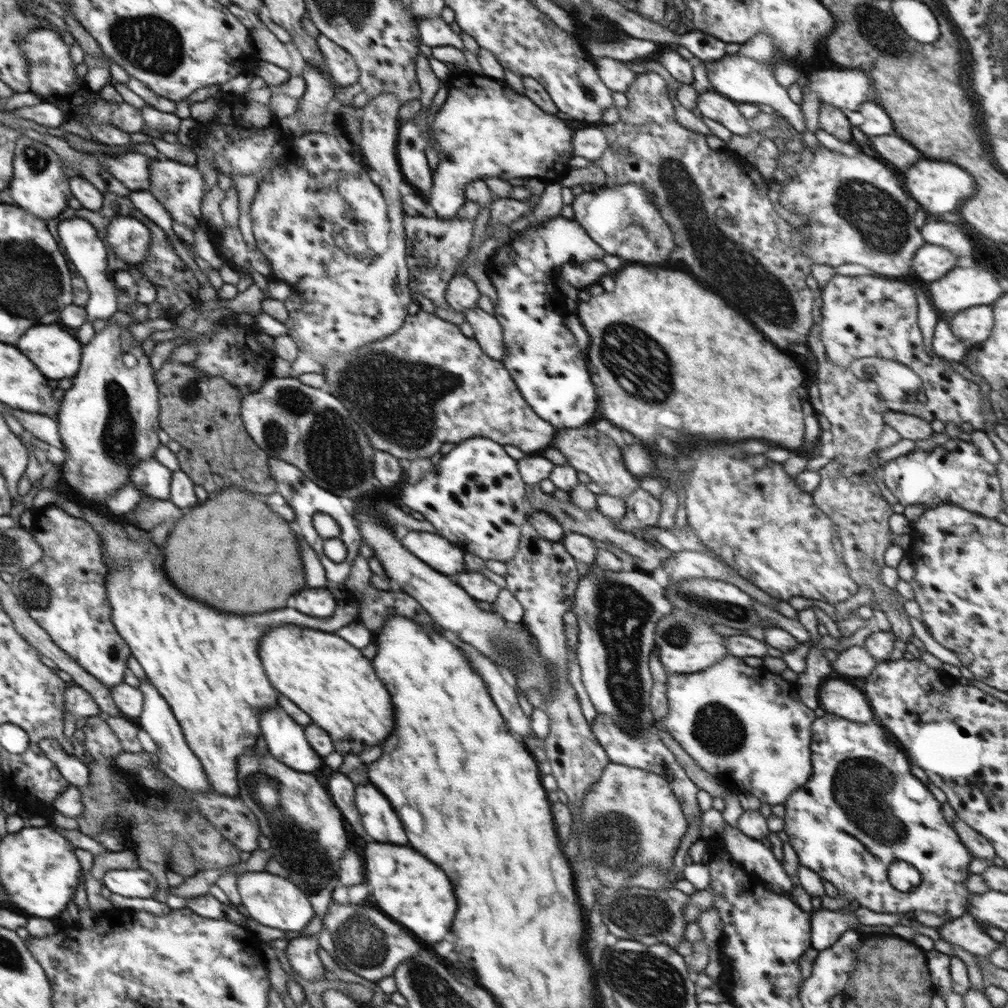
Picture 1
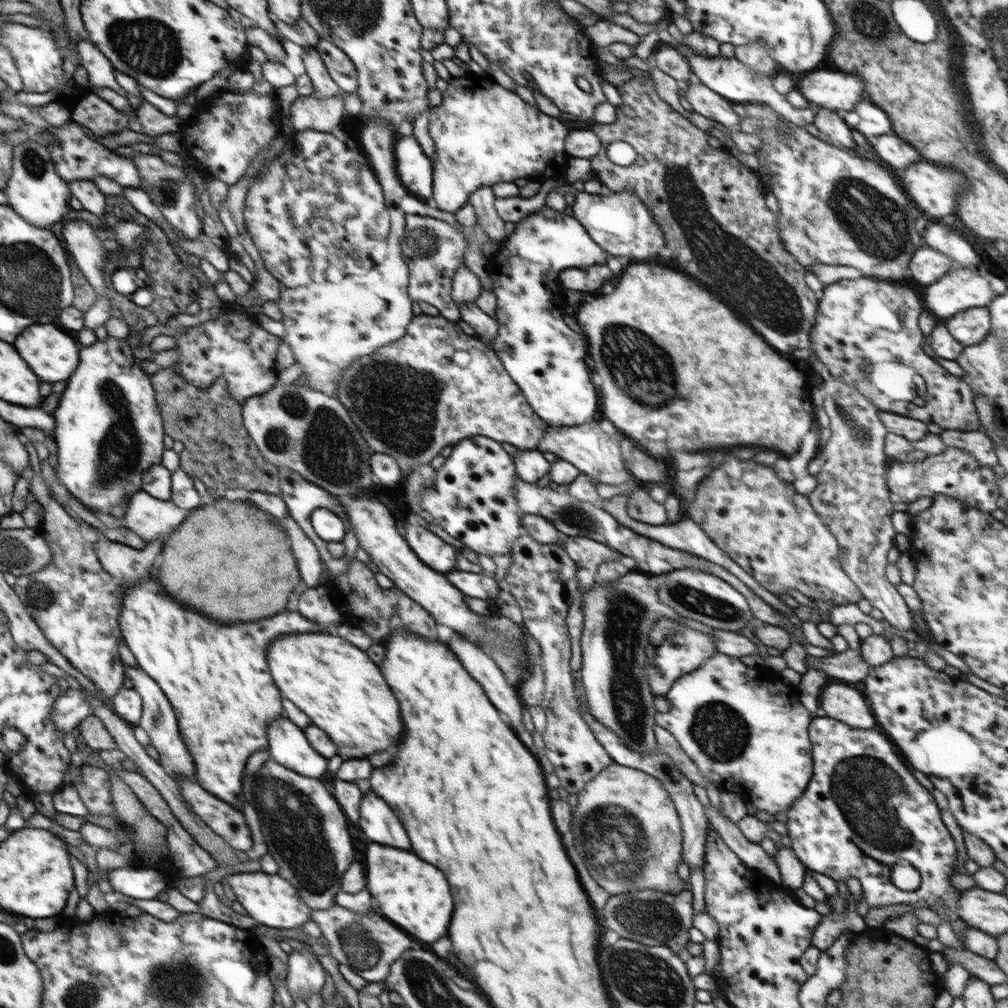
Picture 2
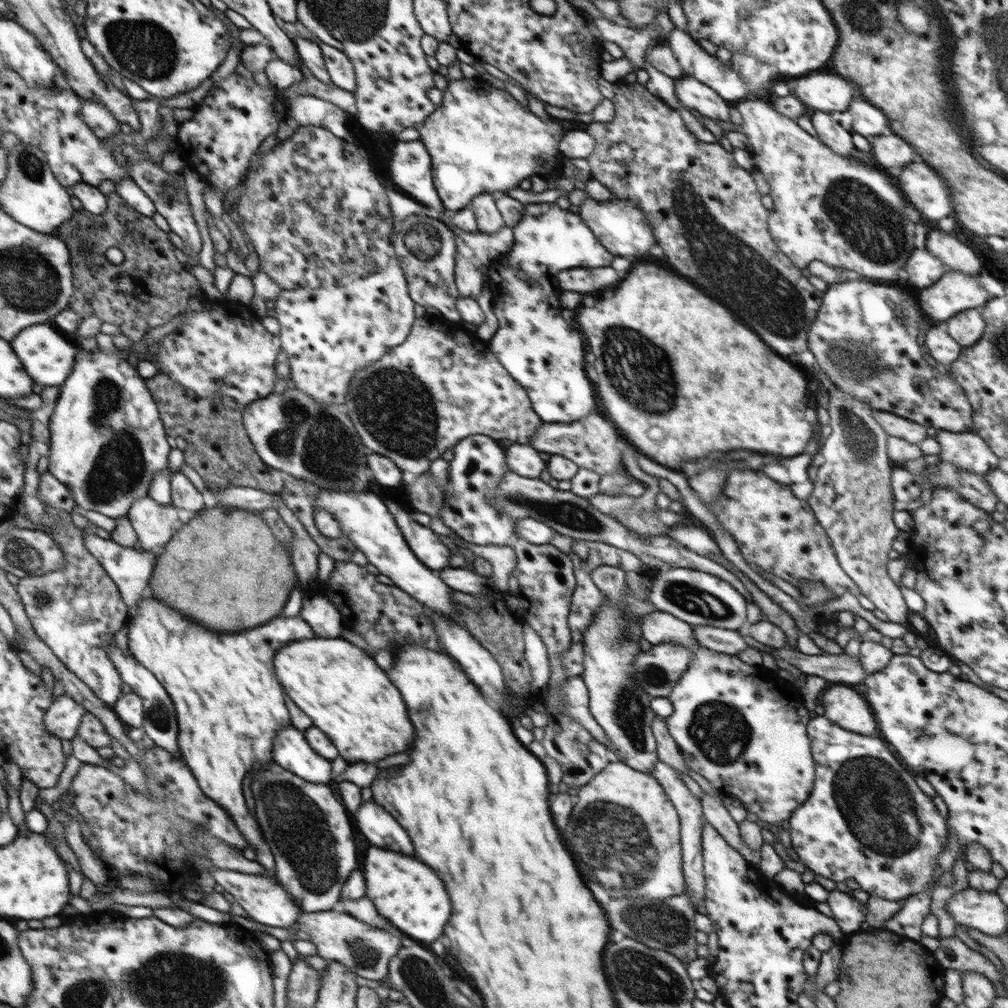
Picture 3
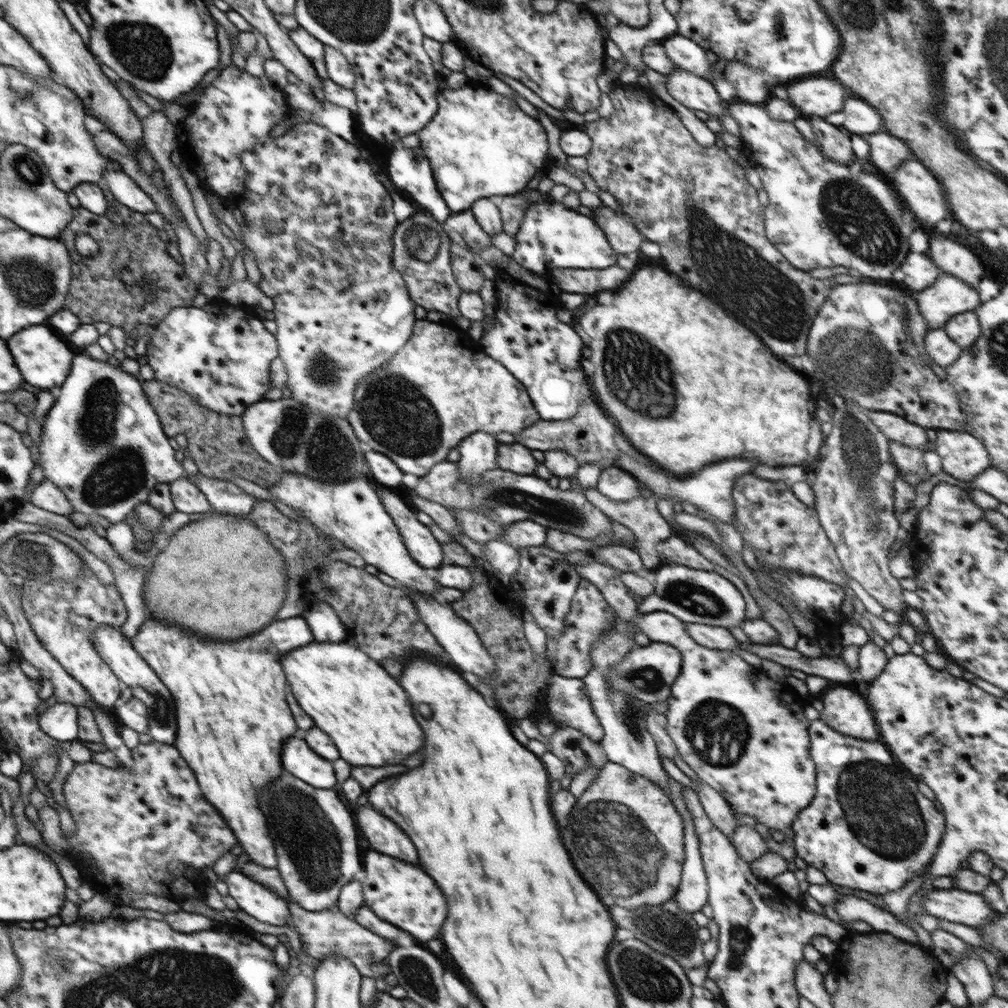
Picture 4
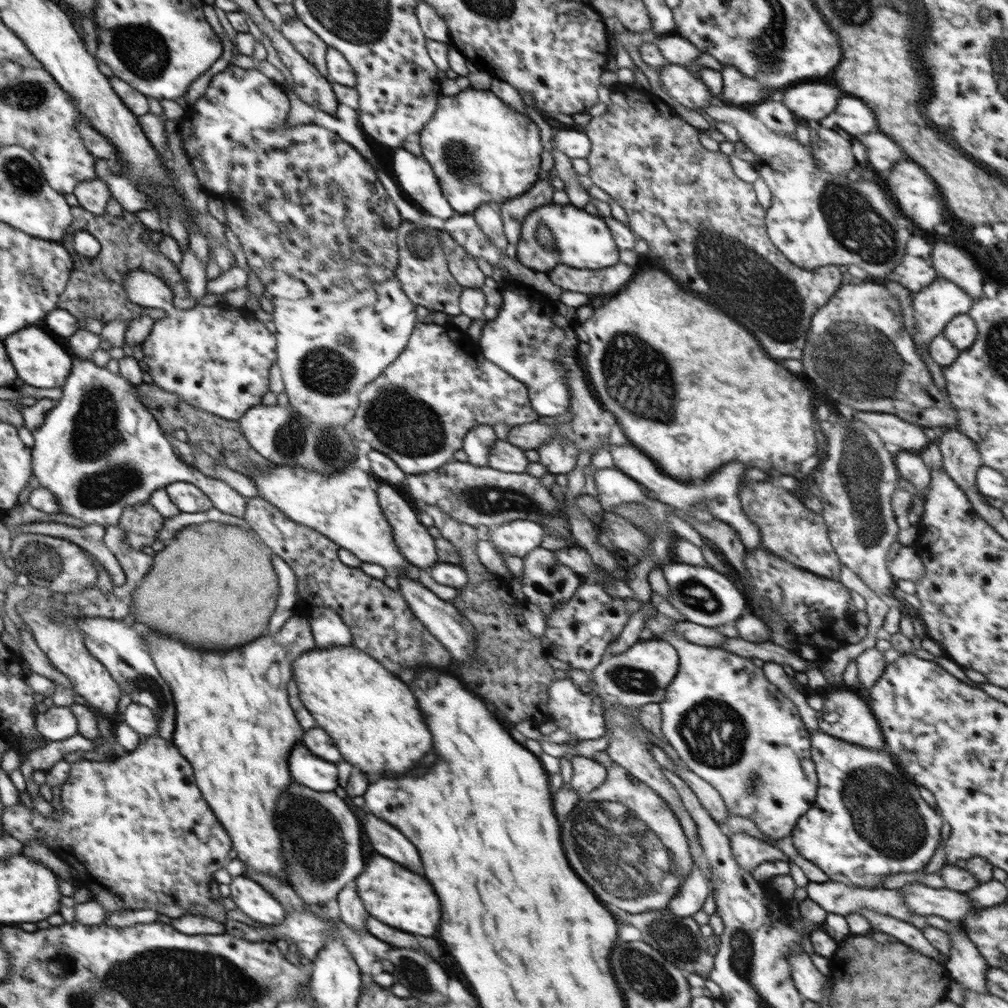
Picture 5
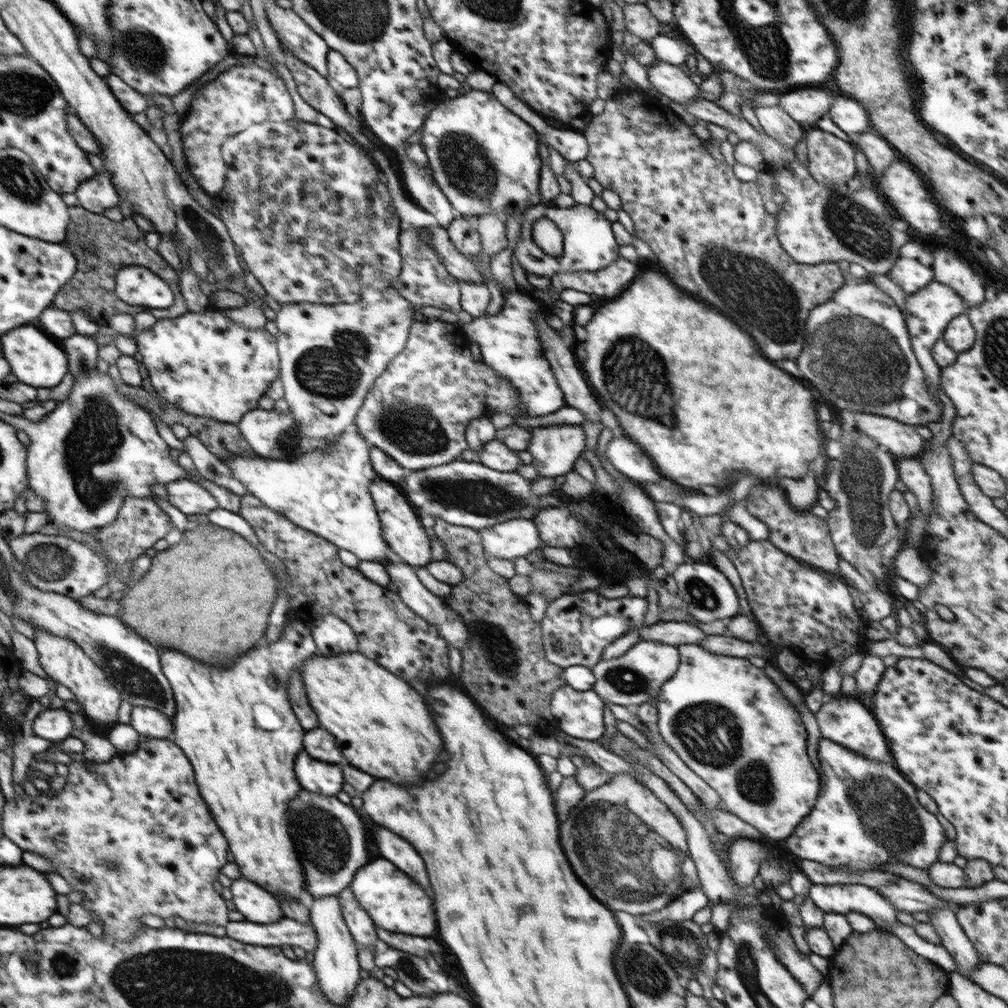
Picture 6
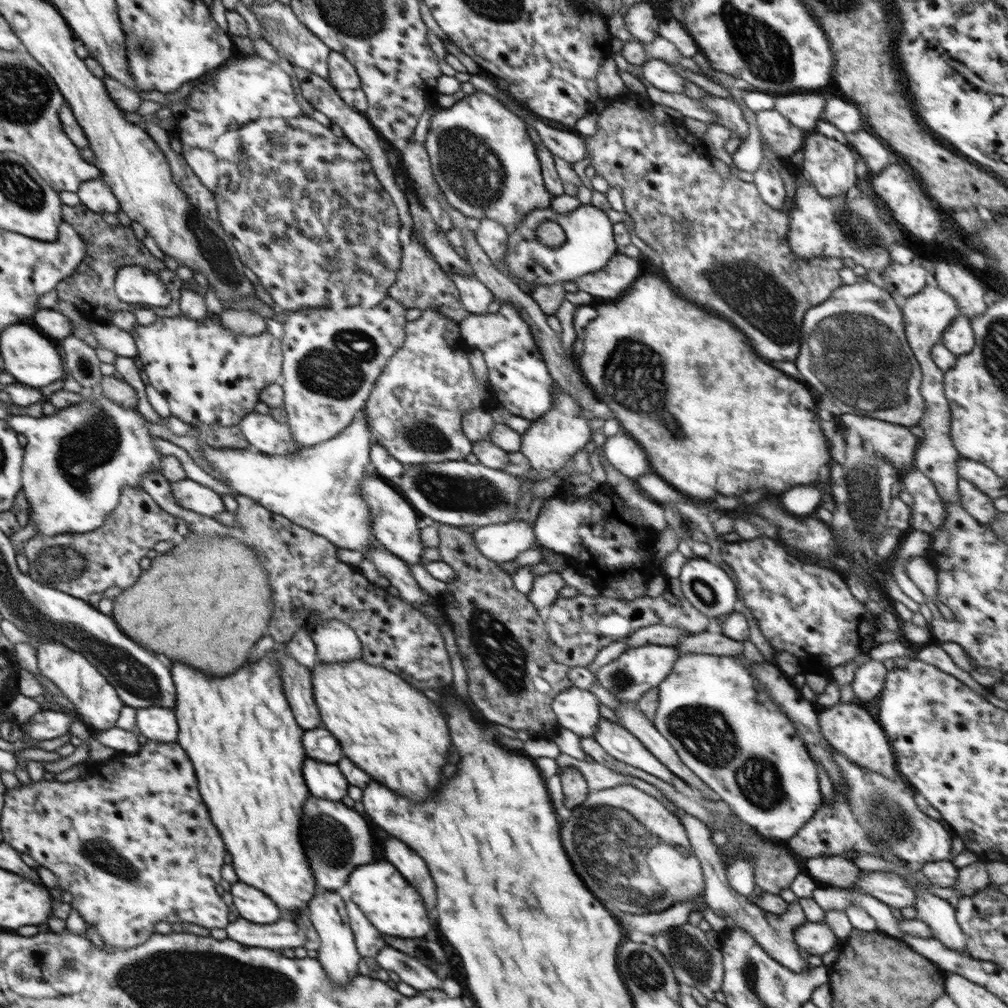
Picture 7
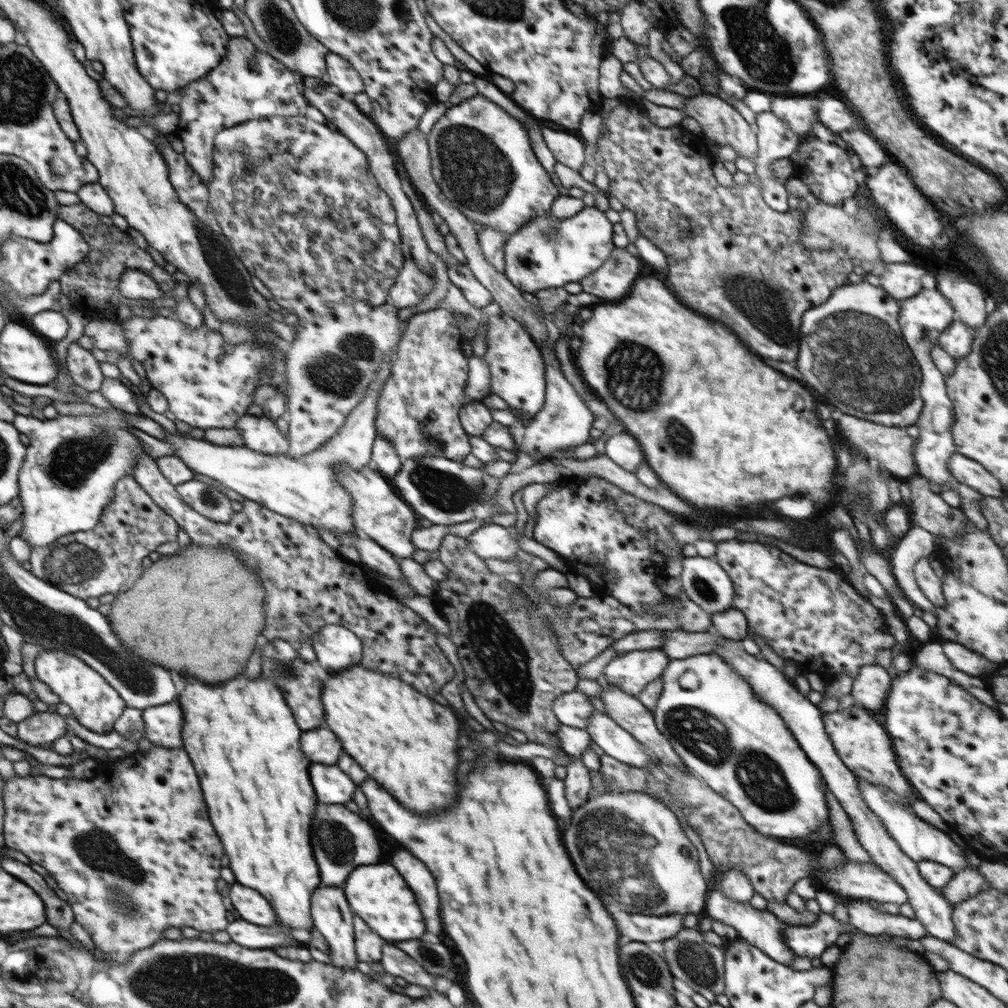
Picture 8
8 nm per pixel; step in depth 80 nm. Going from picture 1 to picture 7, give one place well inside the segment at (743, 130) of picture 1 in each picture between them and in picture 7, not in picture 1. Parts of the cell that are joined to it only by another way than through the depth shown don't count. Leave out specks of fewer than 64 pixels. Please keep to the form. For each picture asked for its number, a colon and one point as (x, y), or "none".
2: (704, 101)
3: (693, 93)
4: (696, 93)
5: (687, 89)
6: (676, 83)
7: (661, 76)

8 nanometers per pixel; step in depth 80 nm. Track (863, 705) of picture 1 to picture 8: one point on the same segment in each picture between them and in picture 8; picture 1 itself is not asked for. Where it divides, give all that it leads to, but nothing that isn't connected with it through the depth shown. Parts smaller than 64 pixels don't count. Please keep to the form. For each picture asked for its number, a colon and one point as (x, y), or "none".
2: (840, 700)
3: (843, 705)
4: (845, 710)
5: (845, 715)
6: (843, 719)
7: (849, 728)
8: (864, 746)

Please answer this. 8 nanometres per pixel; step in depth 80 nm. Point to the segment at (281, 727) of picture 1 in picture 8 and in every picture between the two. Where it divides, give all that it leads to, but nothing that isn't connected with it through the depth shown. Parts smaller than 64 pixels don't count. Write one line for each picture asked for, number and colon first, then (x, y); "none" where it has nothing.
2: (289, 746)
3: (291, 750)
4: (299, 759)
5: (305, 767)
6: (316, 776)
7: (325, 780)
8: (331, 784)

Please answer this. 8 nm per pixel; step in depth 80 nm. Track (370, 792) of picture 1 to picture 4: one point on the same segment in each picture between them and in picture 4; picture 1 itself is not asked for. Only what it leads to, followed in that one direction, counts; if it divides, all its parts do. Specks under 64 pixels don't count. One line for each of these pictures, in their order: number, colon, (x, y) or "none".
2: (378, 822)
3: (377, 825)
4: (383, 835)

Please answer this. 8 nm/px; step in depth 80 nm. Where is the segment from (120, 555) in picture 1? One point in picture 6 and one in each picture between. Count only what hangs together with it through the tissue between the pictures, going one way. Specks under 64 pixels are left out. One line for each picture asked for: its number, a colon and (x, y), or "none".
2: (217, 679)
3: (229, 703)
4: (232, 718)
5: (233, 723)
6: (242, 712)

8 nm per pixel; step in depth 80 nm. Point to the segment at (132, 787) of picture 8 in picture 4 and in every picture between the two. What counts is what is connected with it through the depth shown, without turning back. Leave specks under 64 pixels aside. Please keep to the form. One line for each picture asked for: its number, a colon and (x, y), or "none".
4: (149, 829)
5: (136, 830)
6: (141, 840)
7: (140, 849)

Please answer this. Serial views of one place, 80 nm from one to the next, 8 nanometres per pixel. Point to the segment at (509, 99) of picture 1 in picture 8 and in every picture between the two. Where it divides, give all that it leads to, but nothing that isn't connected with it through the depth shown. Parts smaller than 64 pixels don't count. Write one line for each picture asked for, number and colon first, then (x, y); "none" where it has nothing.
2: (483, 134)
3: (479, 141)
4: (480, 144)
5: (482, 151)
6: (485, 159)
7: (477, 141)
8: (481, 158)

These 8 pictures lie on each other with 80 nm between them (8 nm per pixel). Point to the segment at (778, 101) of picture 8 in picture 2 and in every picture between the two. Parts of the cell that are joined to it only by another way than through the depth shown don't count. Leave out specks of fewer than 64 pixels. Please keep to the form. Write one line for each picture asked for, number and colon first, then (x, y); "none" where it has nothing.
2: (833, 90)
3: (820, 92)
4: (818, 96)
5: (808, 102)
6: (805, 106)
7: (803, 110)

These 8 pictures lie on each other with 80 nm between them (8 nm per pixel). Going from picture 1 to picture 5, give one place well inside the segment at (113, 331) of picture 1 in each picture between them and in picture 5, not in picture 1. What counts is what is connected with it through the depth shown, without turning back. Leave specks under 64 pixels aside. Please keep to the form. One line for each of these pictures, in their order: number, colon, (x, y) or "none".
2: (109, 431)
3: (107, 440)
4: (102, 444)
5: (100, 450)

